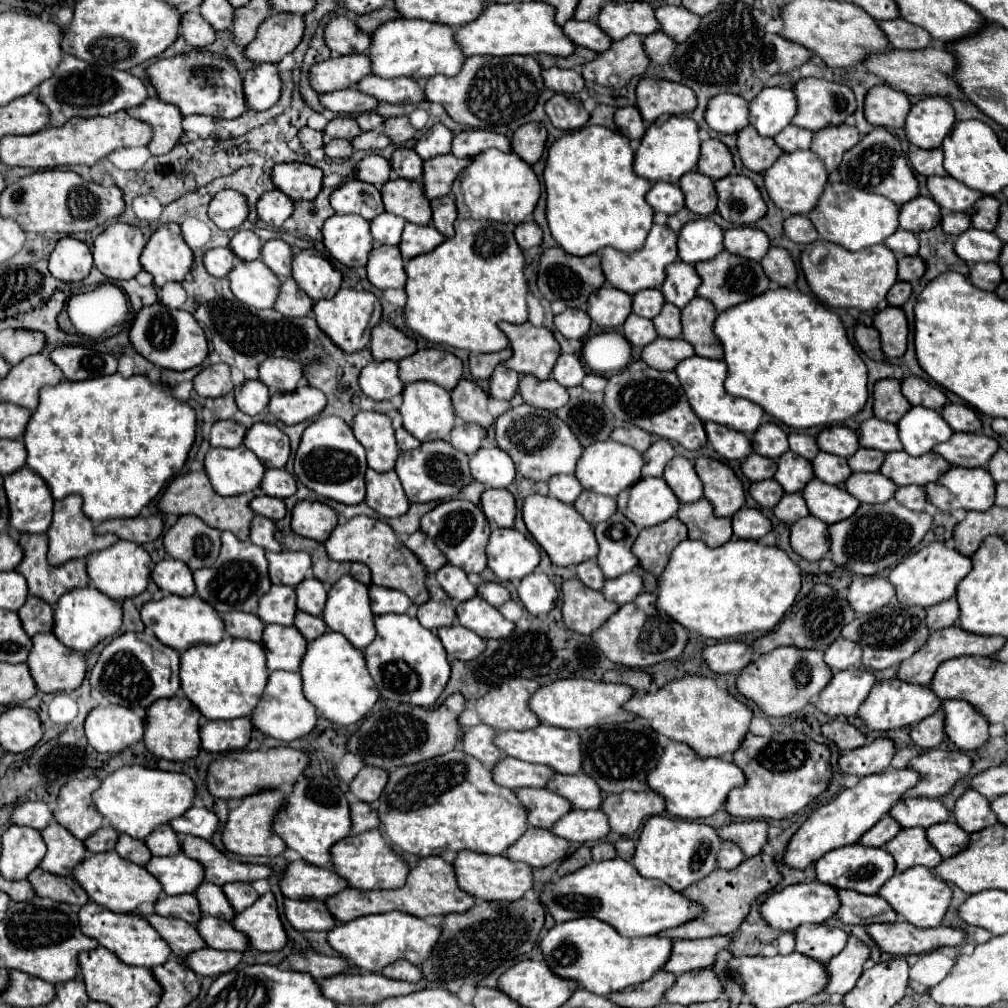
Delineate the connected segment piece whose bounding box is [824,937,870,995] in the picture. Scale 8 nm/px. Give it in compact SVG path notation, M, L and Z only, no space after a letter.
M850 937L848 945L842 949L842 953L832 957L828 963L830 981L824 989L824 993L826 995L830 995L830 993L846 995L860 979L868 957L870 957L870 947L866 943L862 943L858 937Z

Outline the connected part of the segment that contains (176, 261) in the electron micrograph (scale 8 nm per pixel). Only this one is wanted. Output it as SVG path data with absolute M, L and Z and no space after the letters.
M176 223L162 225L146 243L140 263L154 277L154 285L162 287L168 281L184 281L192 267L192 251L180 235Z

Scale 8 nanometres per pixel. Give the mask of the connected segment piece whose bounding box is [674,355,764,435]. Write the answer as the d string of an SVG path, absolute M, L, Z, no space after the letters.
M694 355L694 357L688 357L688 359L680 361L674 371L676 371L678 379L680 379L680 385L684 387L686 395L688 395L688 403L690 403L692 411L702 421L716 421L720 425L732 427L732 429L742 431L746 435L752 435L758 429L764 411L756 403L752 403L748 399L732 397L732 395L726 393L726 389L724 389L726 363L724 361L714 361L714 359L704 359L704 357Z

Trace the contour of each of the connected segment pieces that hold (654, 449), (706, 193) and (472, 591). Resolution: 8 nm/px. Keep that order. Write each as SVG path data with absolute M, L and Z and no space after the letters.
M660 439L650 445L650 449L644 453L644 467L642 467L642 477L662 477L662 471L666 463L674 457L674 449L668 441Z
M690 171L688 175L684 175L684 179L680 179L680 189L684 191L686 207L692 213L706 217L716 211L718 195L710 177L698 171Z
M444 565L438 573L436 579L440 583L440 587L454 599L454 601L466 601L472 599L476 595L476 587L468 581L466 573L458 567L452 565Z

